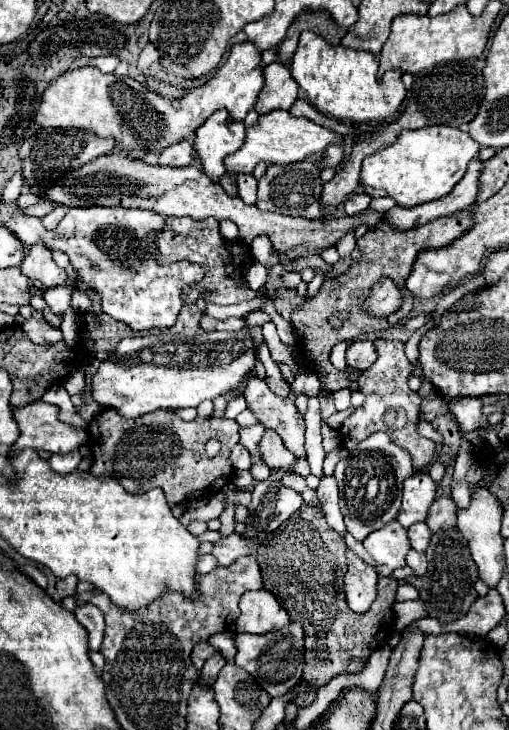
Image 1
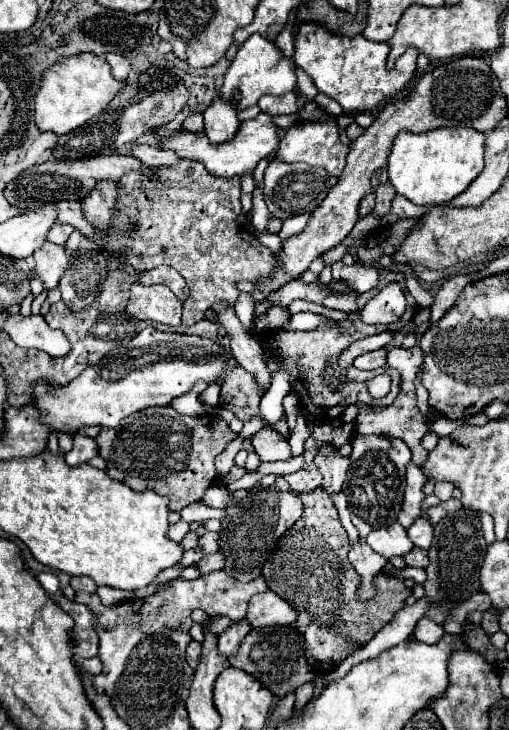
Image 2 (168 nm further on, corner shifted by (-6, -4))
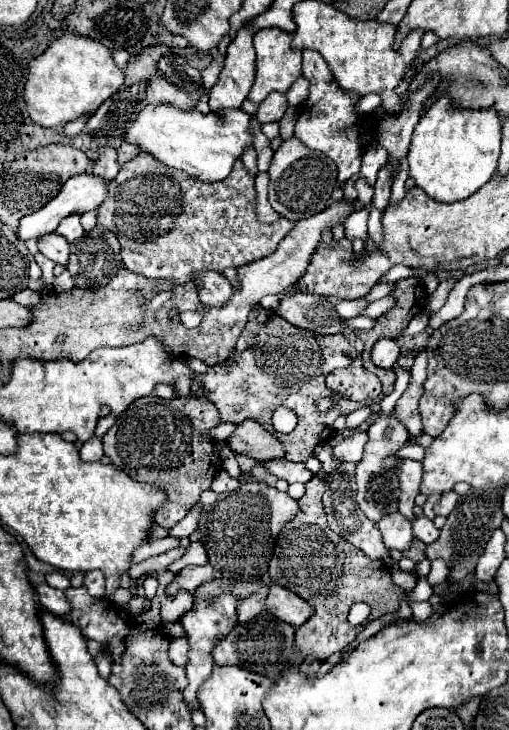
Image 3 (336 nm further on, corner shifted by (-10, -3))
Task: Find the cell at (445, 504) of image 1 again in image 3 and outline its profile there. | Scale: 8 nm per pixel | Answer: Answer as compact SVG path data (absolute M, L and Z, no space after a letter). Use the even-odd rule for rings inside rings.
M454 491L442 493L442 497L440 497L440 499L438 499L438 503L434 505L436 515L444 515L444 517L448 517L448 515L450 515L450 511L454 509L454 505L458 503L458 499L460 499L460 495L458 495L458 493L454 493Z

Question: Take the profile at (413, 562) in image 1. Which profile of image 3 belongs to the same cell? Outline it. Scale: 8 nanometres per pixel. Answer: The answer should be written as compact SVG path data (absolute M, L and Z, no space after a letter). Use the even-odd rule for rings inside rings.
M414 539L412 545L410 545L406 551L402 551L402 555L408 557L408 559L412 559L414 563L416 563L416 561L422 561L422 559L426 559L426 545L420 543L418 539Z

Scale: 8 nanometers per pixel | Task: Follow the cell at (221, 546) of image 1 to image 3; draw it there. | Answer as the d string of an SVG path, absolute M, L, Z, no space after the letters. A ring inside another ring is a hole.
M189 565L175 575L174 580L167 586L165 593L168 597L174 597L179 591L194 593L194 589L202 581L210 581L210 579L214 579L214 569L210 565L204 565L204 567Z

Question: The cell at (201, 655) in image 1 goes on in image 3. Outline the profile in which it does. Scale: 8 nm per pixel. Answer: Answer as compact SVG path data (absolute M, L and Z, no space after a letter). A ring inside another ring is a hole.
M184 637L172 639L172 641L170 641L170 647L168 647L168 657L170 657L170 661L172 661L174 665L184 667L184 665L186 665L186 649L188 649L188 645L186 645L186 639L184 639Z

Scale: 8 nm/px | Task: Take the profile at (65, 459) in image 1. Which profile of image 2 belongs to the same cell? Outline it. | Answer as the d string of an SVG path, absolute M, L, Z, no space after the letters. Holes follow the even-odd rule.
M76 432L76 434L72 434L72 442L74 442L74 448L68 454L64 454L68 466L80 466L98 454L96 440L90 436Z

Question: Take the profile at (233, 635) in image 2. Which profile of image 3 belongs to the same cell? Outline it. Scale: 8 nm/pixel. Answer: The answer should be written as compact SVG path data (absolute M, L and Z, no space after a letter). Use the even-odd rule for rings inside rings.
M262 583L256 593L252 593L250 597L246 597L242 601L238 601L238 621L246 623L252 617L256 617L260 611L264 611L266 595L268 595L268 583Z

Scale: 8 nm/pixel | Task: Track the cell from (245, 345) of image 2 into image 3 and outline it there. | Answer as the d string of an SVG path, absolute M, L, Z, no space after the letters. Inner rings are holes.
M218 271L194 273L192 279L198 281L198 285L202 285L204 289L210 291L210 295L200 295L200 301L206 303L206 305L218 305L218 307L222 307L222 303L226 303L226 299L232 297L232 285L230 285L230 281L222 273L218 273Z

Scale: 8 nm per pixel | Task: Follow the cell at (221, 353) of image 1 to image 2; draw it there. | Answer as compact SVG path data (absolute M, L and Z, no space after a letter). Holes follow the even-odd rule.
M148 326L140 334L136 334L132 340L128 340L126 344L112 348L98 364L84 370L68 386L50 386L48 382L40 380L34 388L34 406L42 410L42 420L50 424L52 430L62 430L62 432L72 434L80 426L116 428L122 418L128 418L134 412L140 412L152 406L170 406L174 398L190 392L198 380L204 380L208 386L212 382L220 382L220 378L232 366L234 366L234 358L230 350L220 346L214 340L188 336L188 334L168 334L168 332L160 332Z

